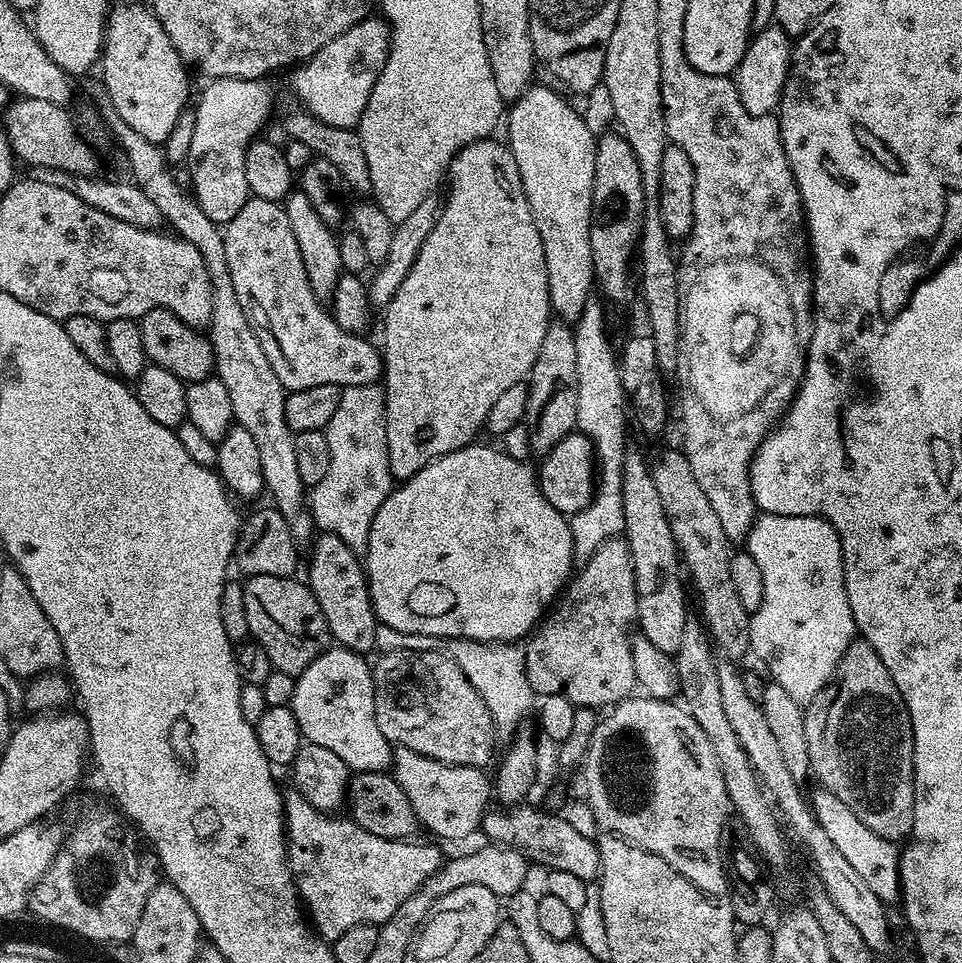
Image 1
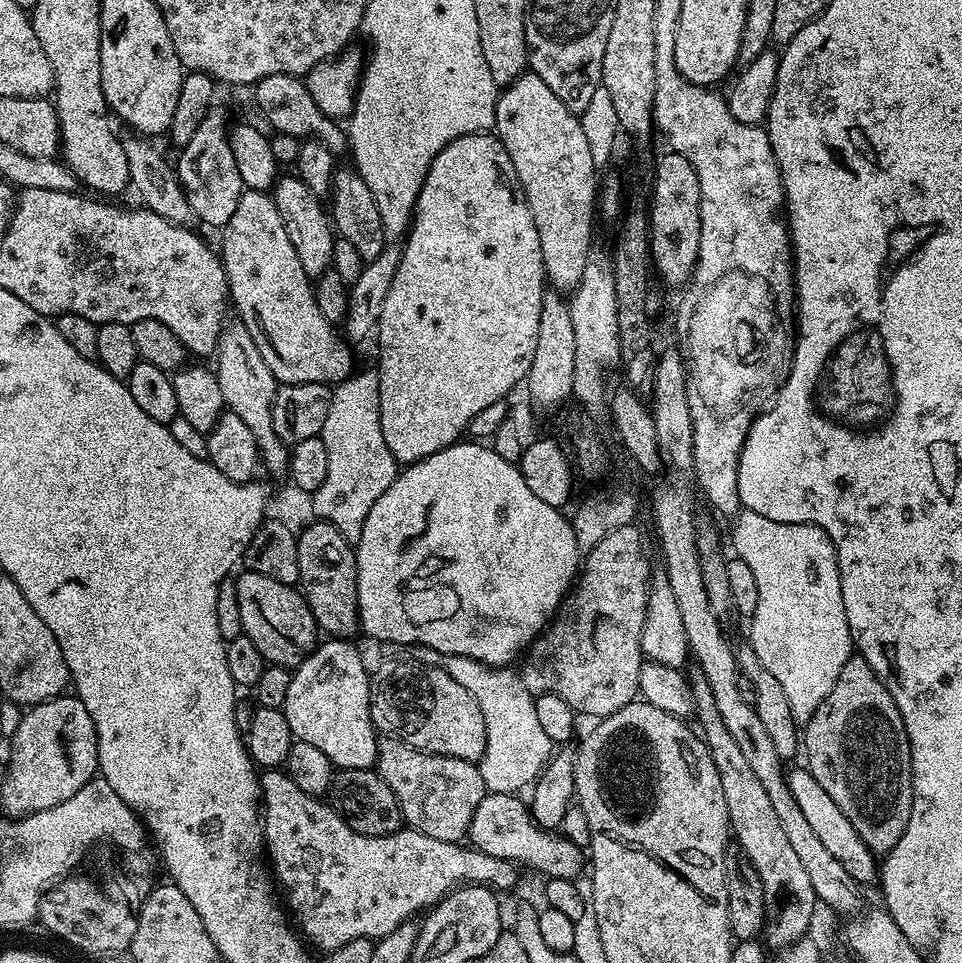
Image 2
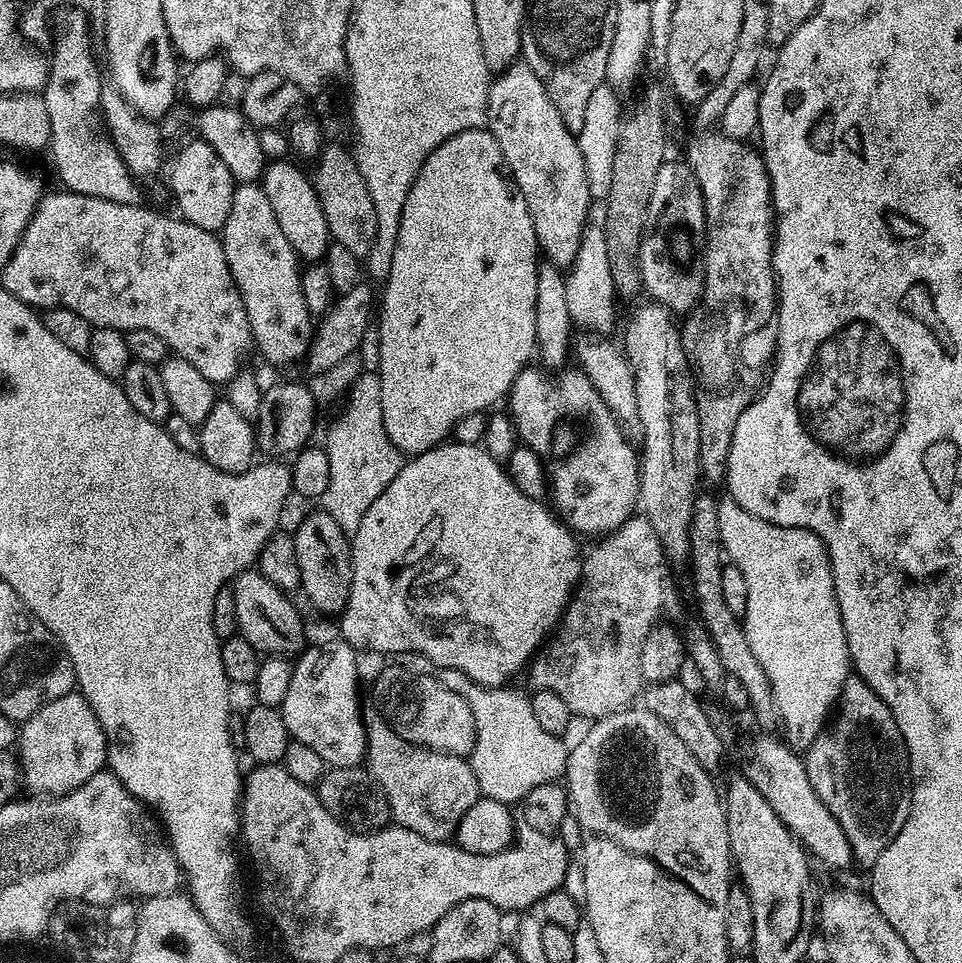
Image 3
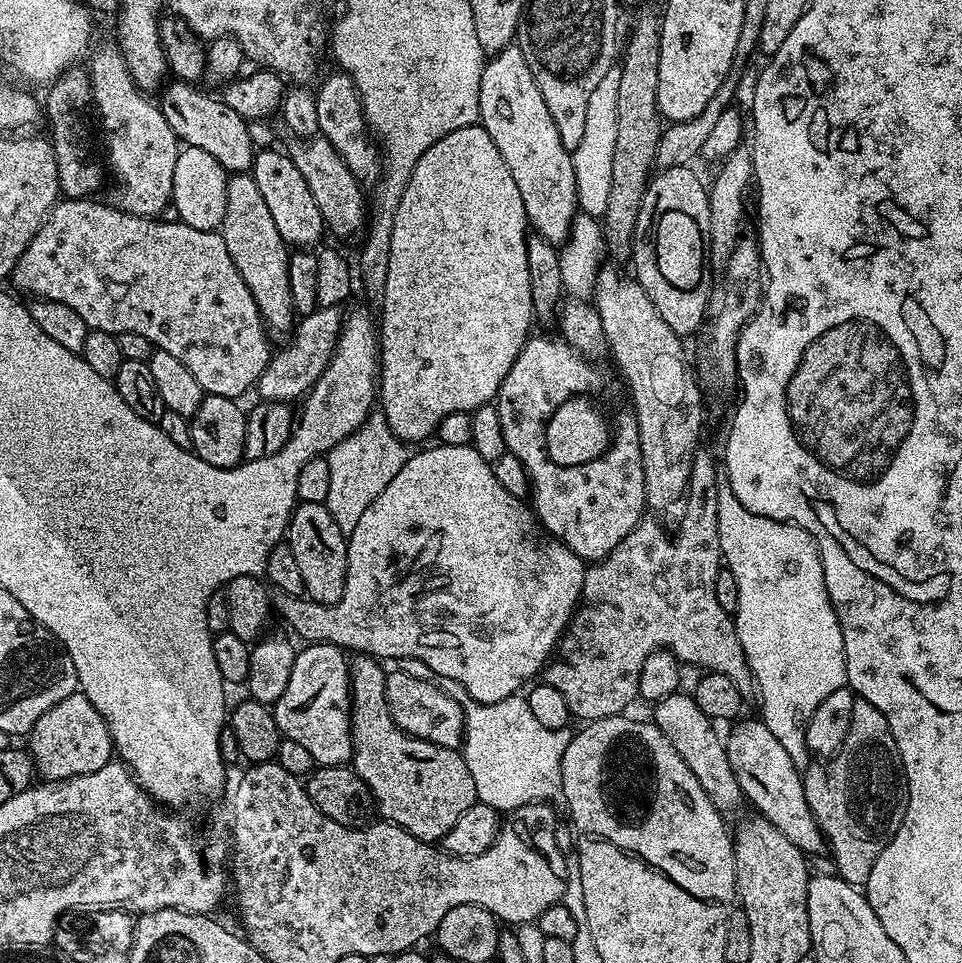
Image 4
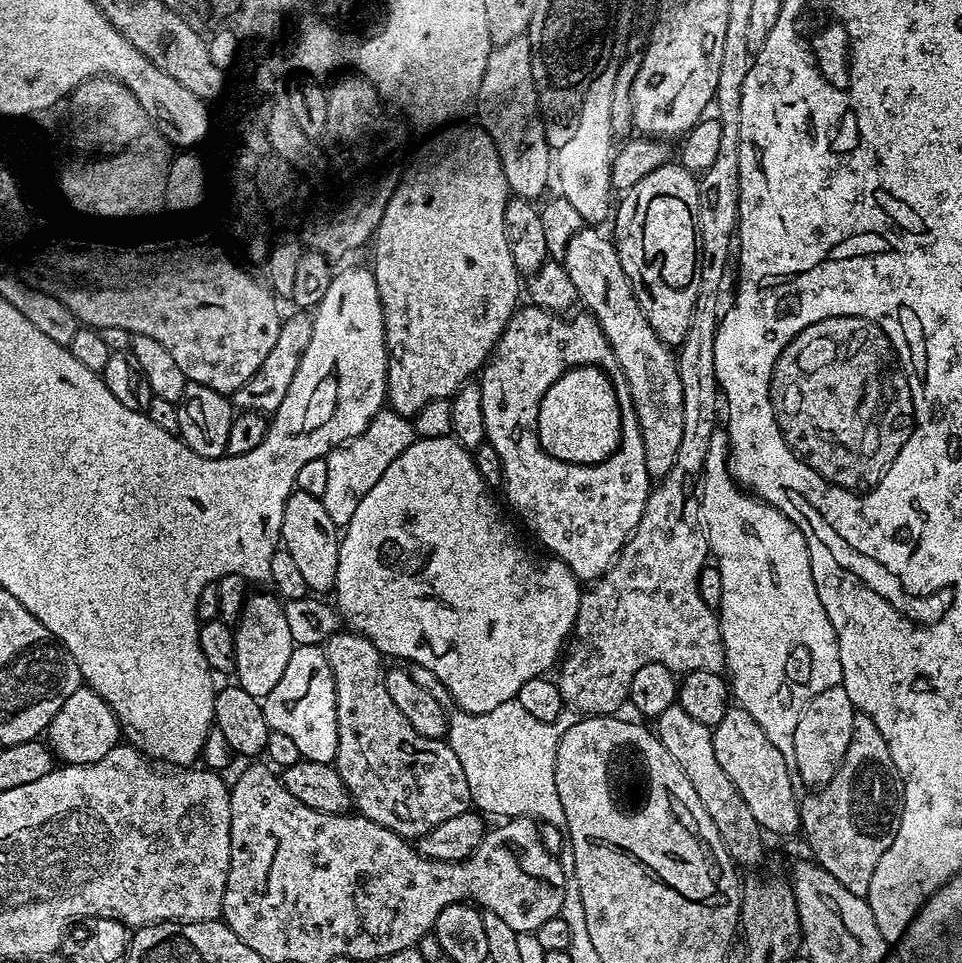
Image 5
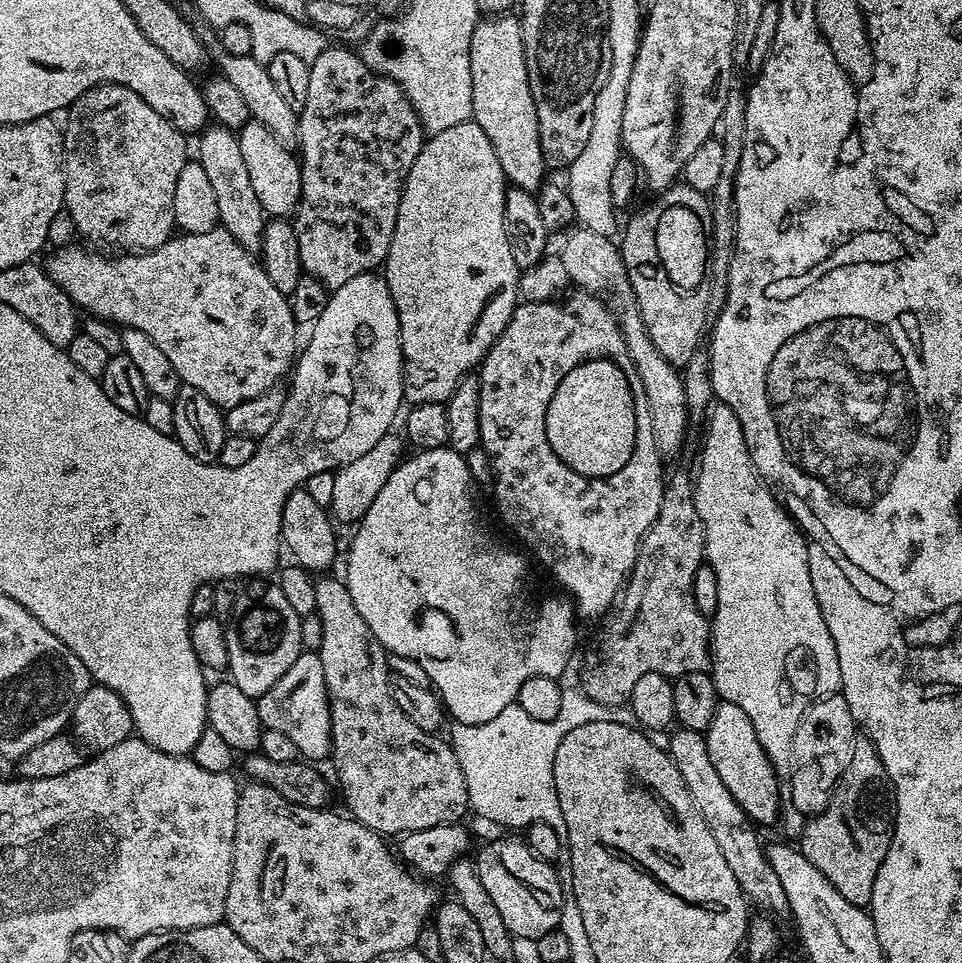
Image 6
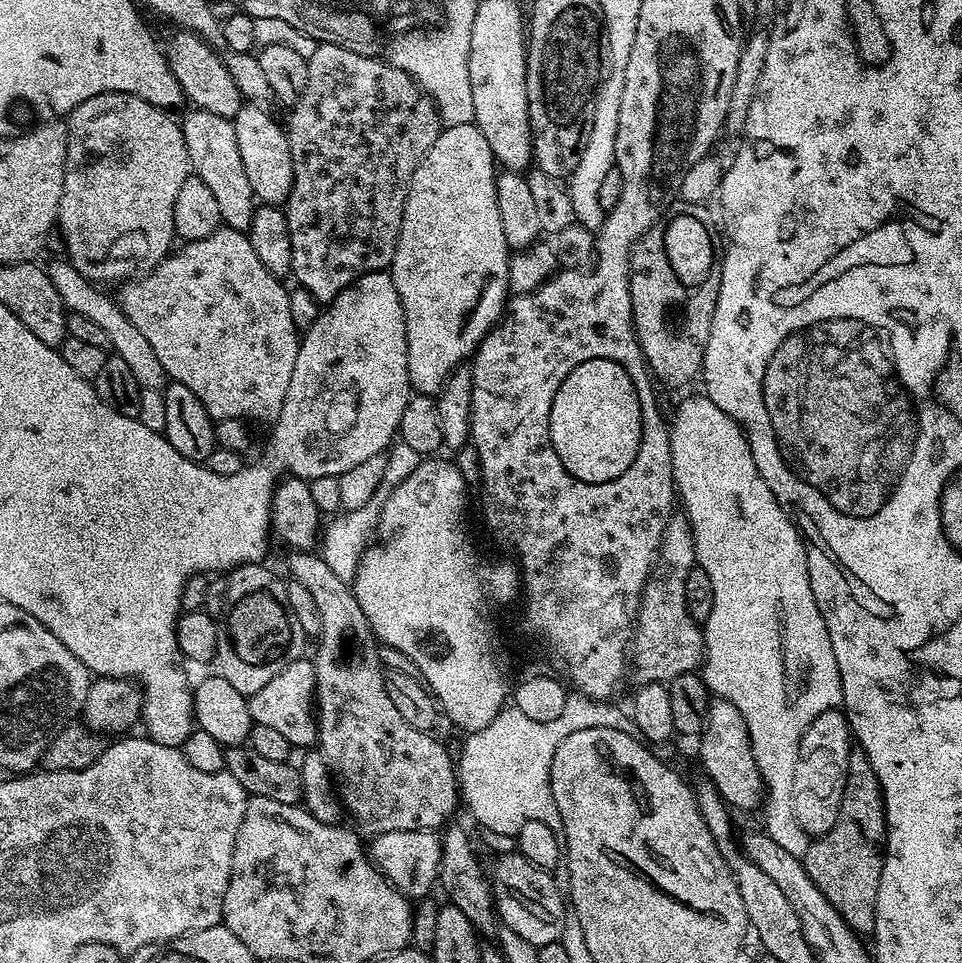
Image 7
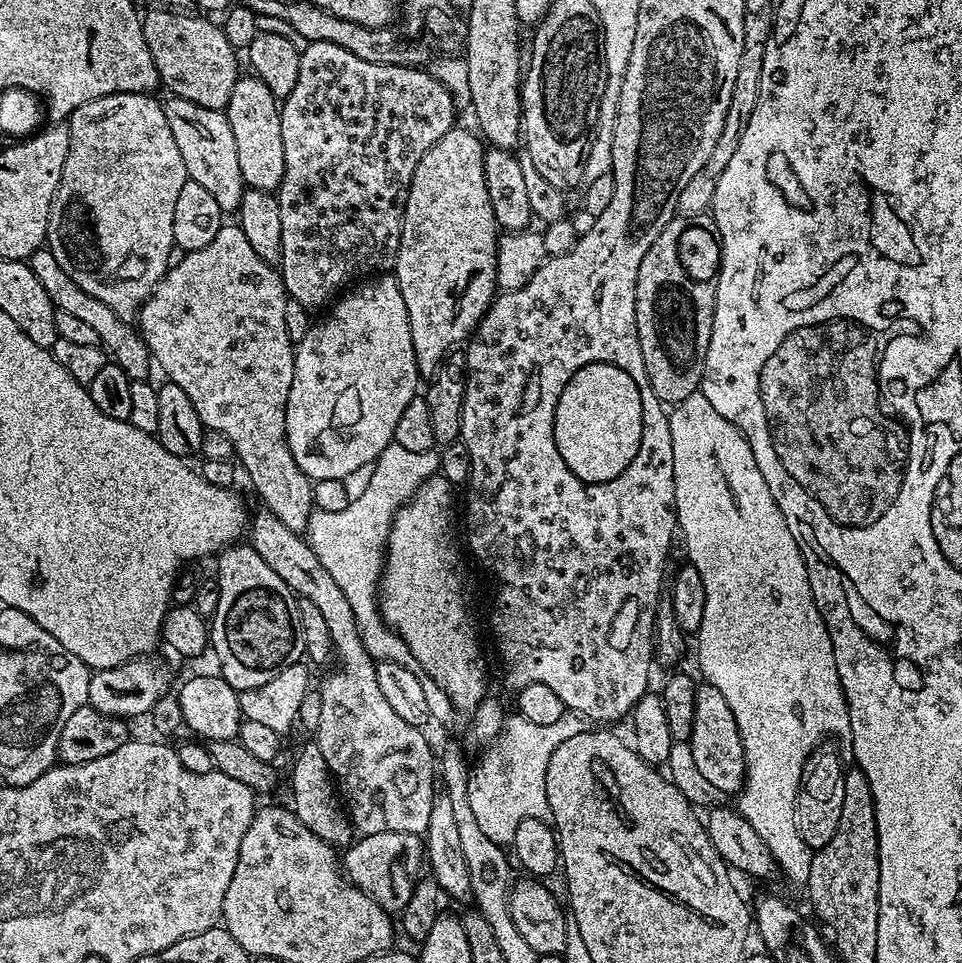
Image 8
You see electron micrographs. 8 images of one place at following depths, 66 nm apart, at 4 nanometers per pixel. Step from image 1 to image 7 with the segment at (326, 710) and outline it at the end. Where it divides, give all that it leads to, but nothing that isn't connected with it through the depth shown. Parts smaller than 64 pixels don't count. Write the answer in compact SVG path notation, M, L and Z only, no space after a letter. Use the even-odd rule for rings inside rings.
M311 659L290 662L282 674L270 678L262 690L248 697L248 709L253 724L270 726L278 730L292 744L293 749L311 749L318 740L318 717L314 711L316 699L316 665Z

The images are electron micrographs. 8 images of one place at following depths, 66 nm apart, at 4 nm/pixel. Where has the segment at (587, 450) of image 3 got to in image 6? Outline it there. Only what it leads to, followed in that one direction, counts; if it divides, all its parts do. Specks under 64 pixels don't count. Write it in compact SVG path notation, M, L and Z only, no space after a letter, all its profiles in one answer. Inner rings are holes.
M576 290L573 291L571 294L565 295L563 297L562 302L520 302L517 303L516 308L512 312L512 317L510 318L510 322L505 326L503 334L498 337L498 339L492 343L492 348L484 355L482 363L479 365L478 368L478 375L480 377L480 448L485 454L490 457L490 472L491 475L494 477L494 484L496 480L496 508L500 511L500 516L504 519L504 524L506 527L509 528L510 531L513 532L514 535L517 536L518 539L521 540L522 543L525 544L526 547L529 548L530 551L533 552L534 555L537 556L538 559L541 560L542 563L545 564L546 567L549 568L550 571L556 575L556 580L558 583L561 584L563 591L567 593L570 597L577 613L581 617L584 616L600 616L603 617L605 613L609 611L617 603L618 597L624 587L625 584L628 582L628 577L632 574L632 567L634 566L634 562L636 561L636 555L638 554L638 550L640 549L640 542L643 540L644 535L648 533L650 530L650 526L656 521L658 518L658 510L662 506L662 494L664 493L664 485L666 483L666 475L664 476L664 464L665 461L662 459L660 451L658 450L658 446L654 440L654 426L650 426L650 406L648 404L644 404L642 406L643 412L643 422L642 422L642 429L640 435L640 444L637 445L636 455L632 456L632 460L630 460L629 466L622 466L620 470L614 470L614 472L608 472L608 478L600 478L598 474L586 474L586 472L574 472L570 466L566 466L566 462L564 462L564 458L556 452L556 448L552 446L552 440L550 440L550 436L548 436L548 412L550 412L550 406L552 406L552 402L554 402L554 398L556 398L556 394L558 394L558 388L561 388L563 384L570 378L570 374L580 374L580 367L583 364L593 364L594 366L598 366L600 364L612 364L612 362L618 362L618 364L624 364L624 368L628 368L628 372L632 372L634 374L634 382L636 384L642 384L642 378L638 378L638 370L634 370L634 362L630 358L630 350L626 346L626 342L622 338L622 334L620 333L620 326L619 323L614 315L613 309L609 307L607 303L604 304L599 295L586 292L583 290Z

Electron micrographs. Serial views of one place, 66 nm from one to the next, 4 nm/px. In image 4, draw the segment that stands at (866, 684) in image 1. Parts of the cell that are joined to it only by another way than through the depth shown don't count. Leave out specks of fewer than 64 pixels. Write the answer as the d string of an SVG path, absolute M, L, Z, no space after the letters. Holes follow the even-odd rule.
M856 698L846 736L835 755L824 764L812 764L808 772L806 768L803 773L806 800L830 852L832 848L835 875L841 876L847 884L867 885L870 870L874 870L874 862L878 862L878 854L882 854L894 834L898 834L898 826L902 826L902 818L908 809L908 779L904 776L904 764L898 754L896 739L894 734L890 734L890 726L882 710Z

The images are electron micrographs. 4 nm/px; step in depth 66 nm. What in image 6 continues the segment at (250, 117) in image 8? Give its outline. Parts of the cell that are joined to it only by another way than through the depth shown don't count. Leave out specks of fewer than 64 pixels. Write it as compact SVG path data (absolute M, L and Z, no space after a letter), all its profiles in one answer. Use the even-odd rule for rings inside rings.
M254 119L239 130L236 141L242 150L254 194L258 194L258 202L262 202L265 213L272 218L291 217L298 206L302 190L300 161L294 155L293 149L284 146L271 130Z

